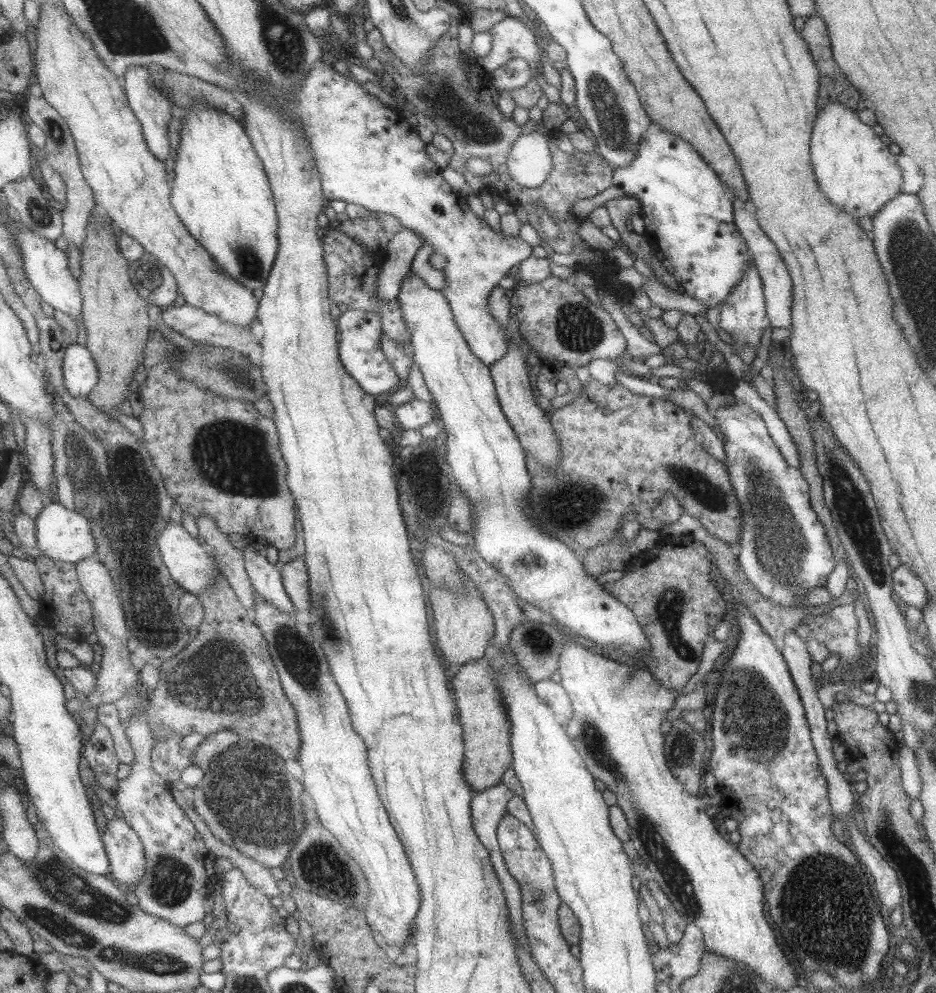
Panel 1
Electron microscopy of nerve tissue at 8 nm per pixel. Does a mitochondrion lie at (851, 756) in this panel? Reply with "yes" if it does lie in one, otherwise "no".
no

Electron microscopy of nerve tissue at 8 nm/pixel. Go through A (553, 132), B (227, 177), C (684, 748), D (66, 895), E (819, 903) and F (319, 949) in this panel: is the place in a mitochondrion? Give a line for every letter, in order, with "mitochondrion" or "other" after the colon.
A: other
B: other
C: mitochondrion
D: mitochondrion
E: mitochondrion
F: other

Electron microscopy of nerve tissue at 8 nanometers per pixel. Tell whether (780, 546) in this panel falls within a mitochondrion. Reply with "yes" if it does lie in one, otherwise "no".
yes

